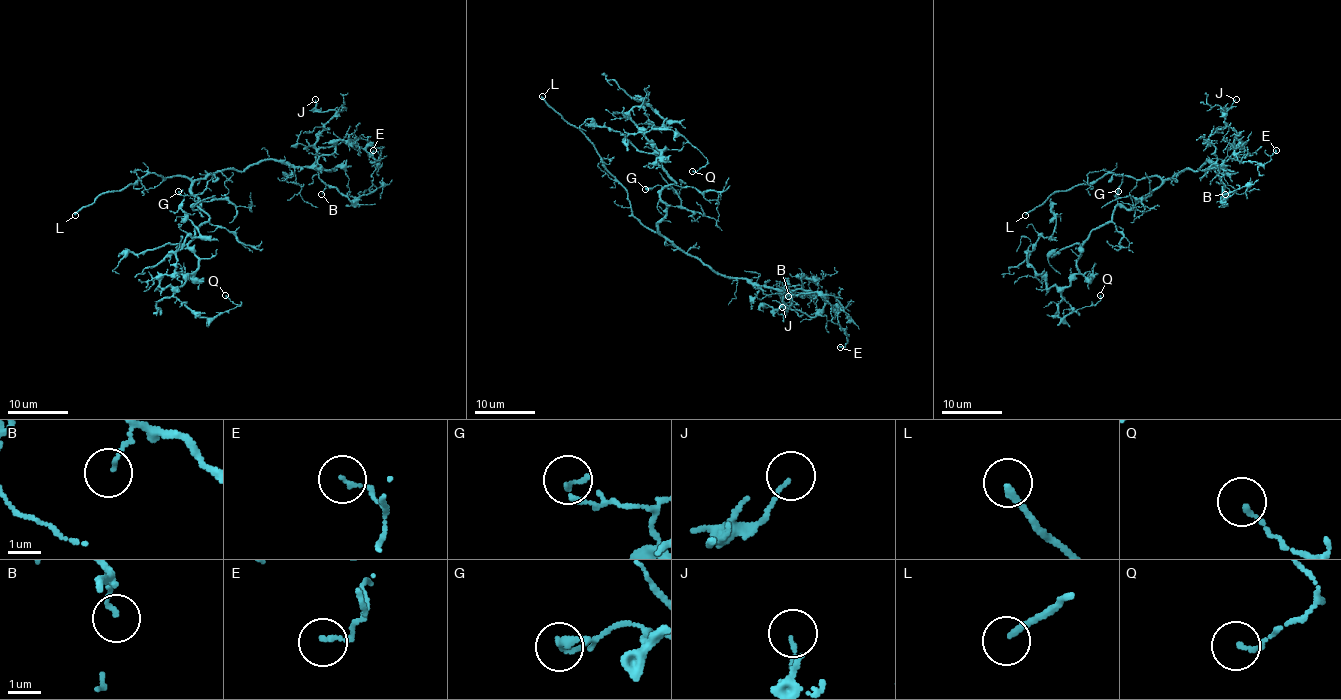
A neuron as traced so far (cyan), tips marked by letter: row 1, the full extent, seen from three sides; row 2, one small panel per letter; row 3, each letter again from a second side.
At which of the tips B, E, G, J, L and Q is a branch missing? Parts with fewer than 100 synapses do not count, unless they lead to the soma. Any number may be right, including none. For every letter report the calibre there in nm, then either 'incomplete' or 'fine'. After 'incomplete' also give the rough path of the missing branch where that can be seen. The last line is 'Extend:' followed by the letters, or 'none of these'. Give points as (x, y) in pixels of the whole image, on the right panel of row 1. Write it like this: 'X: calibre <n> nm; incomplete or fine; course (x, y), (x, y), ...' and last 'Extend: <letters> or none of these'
B: calibre 110 nm; fine
E: calibre 120 nm; fine
G: calibre 200 nm; fine
J: calibre 90 nm; fine
L: calibre 200 nm; incomplete; course (1025, 215), (1017, 219), (1022, 221), (1041, 252), (1044, 255), (1046, 252)
Q: calibre 120 nm; fine
Extend: L

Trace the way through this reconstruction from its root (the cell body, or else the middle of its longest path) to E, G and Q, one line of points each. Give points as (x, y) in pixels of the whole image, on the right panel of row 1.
E: (1138, 201), (1207, 159), (1219, 167), (1246, 143), (1239, 144), (1237, 156), (1260, 164), (1276, 150)
G: (1138, 201), (1126, 209), (1114, 195), (1118, 191)
Q: (1138, 201), (1130, 209), (1117, 206), (1091, 231), (1078, 273), (1061, 293), (1058, 317), (1094, 305), (1100, 295)

